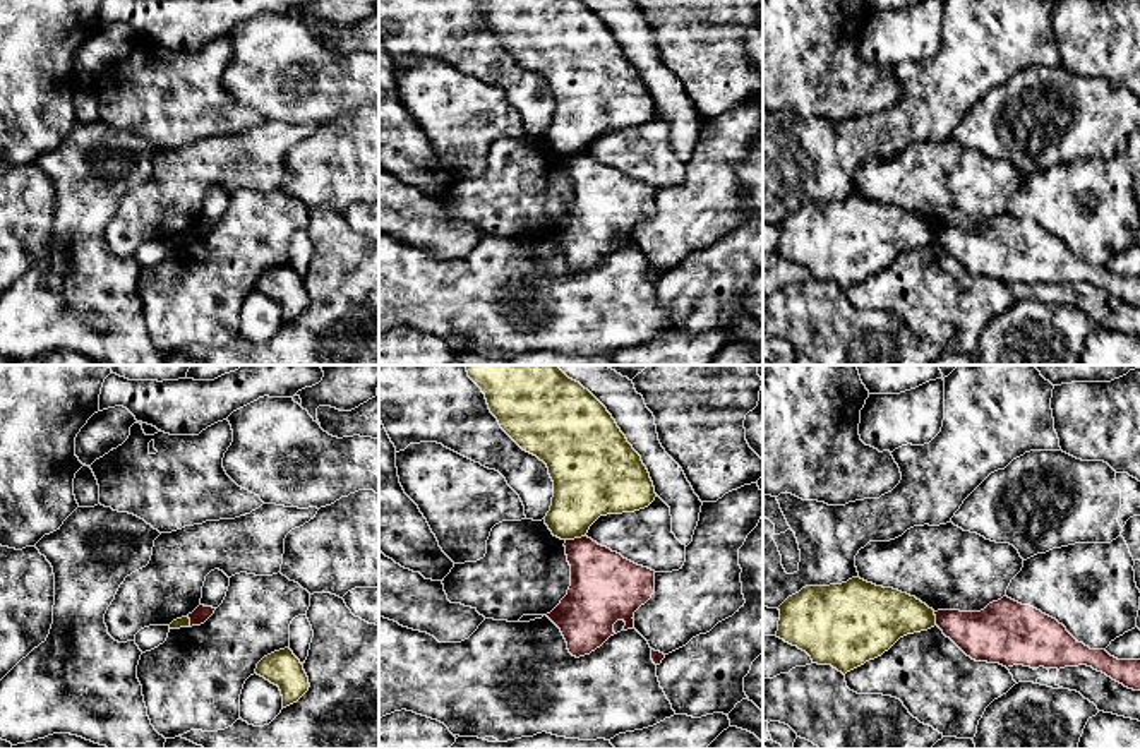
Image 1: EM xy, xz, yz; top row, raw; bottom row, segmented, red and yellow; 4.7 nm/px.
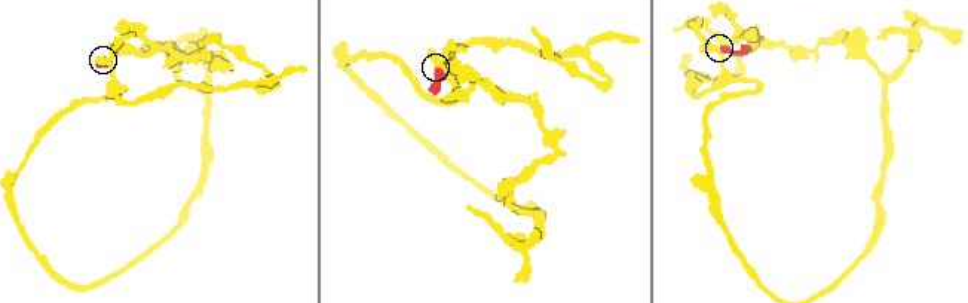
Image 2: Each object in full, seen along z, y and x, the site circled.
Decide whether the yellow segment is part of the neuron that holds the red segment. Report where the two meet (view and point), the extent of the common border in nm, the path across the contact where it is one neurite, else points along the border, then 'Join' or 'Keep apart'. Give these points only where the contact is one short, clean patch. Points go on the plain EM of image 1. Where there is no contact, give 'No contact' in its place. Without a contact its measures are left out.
Touches red at xz (575, 155). Shared border 90 nm. Boundary: xz (583, 151), (566, 156). Keep apart

